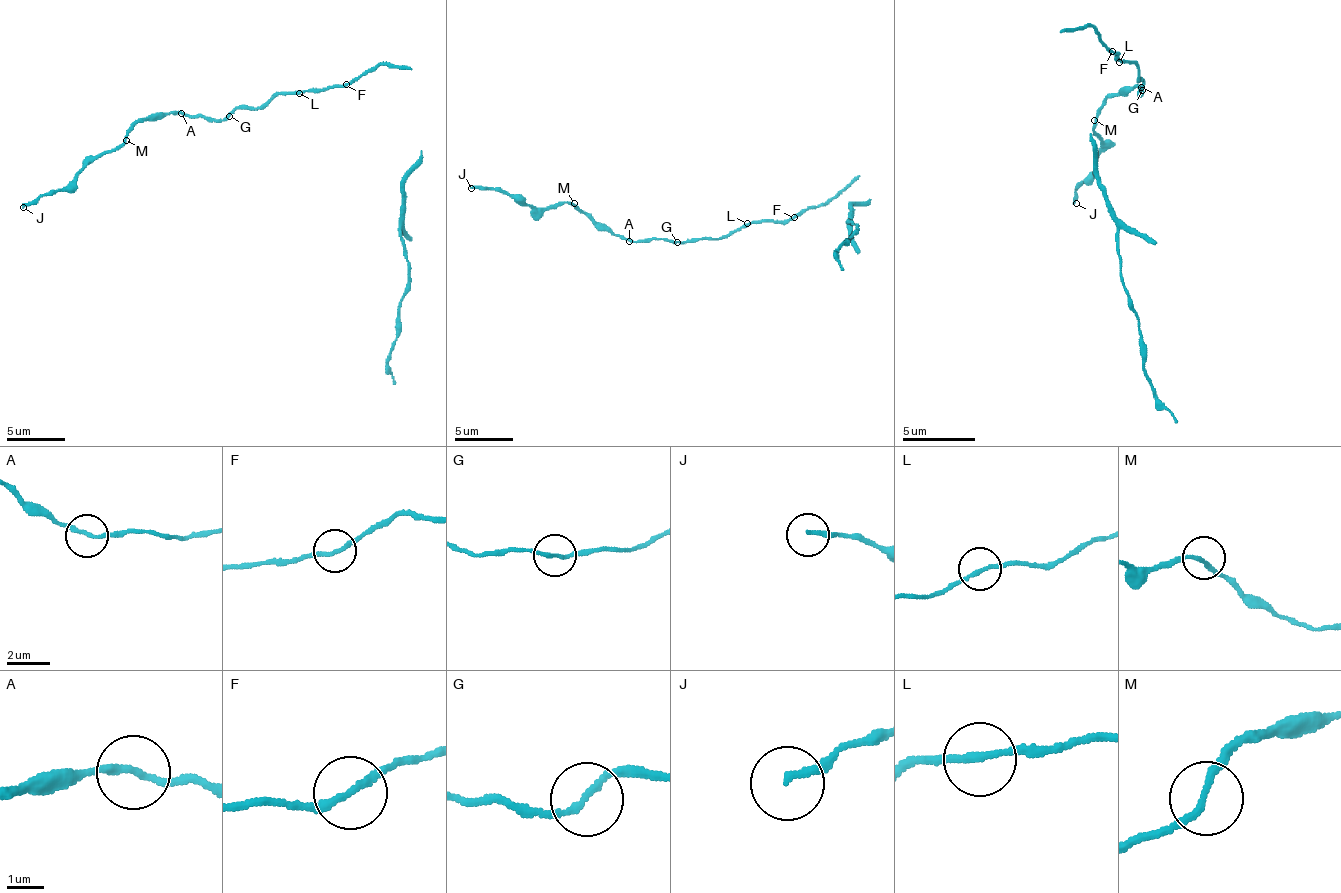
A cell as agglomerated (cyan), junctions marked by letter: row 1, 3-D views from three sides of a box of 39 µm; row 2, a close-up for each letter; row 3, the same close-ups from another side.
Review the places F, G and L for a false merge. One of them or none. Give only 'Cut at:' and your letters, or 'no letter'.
Cut at: no letter

